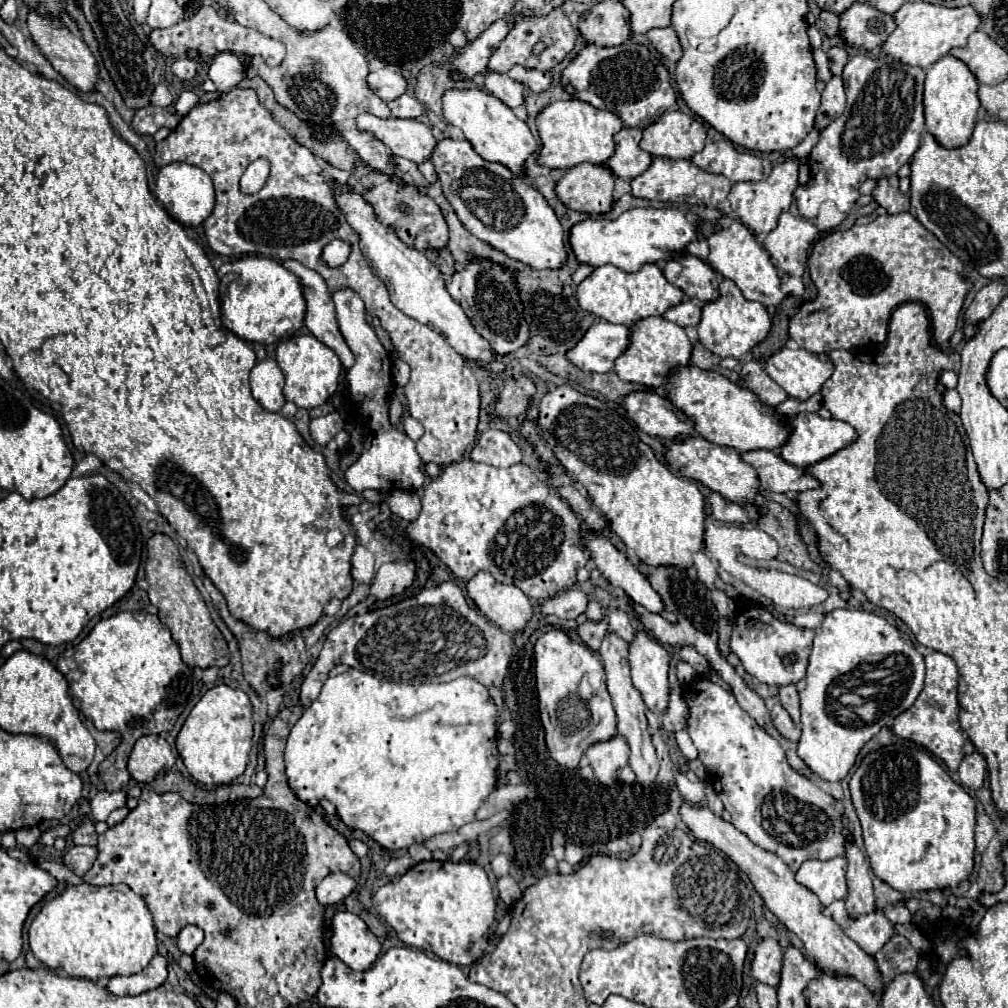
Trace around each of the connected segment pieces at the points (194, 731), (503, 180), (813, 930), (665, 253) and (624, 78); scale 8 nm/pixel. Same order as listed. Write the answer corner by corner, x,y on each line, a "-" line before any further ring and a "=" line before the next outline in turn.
226,684
210,688
188,714
176,736
176,750
188,772
200,784
230,784
244,774
252,746
252,704
242,690
=
438,140
430,162
436,168
444,196
474,236
532,268
544,270
564,264
564,230
544,196
524,178
498,162
484,160
468,140
=
682,800
682,806
678,812
682,816
682,822
690,828
690,832
694,834
696,840
710,842
714,848
722,850
750,878
750,882
754,884
754,890
762,896
766,908
788,930
792,930
800,938
804,950
818,964
818,968
822,968
824,972
834,974
834,976
850,976
854,980
860,980
862,984
866,984
870,988
870,992
874,996
882,996
886,982
882,980
882,974
876,966
874,956
866,954
856,942
852,942
848,936
844,936
842,928
832,918
822,914
818,896
812,894
806,886
798,884
794,880
794,872
776,854
766,852
764,848
756,846
746,834
742,834
738,828
734,828
730,822
716,816
710,808
702,806
702,804
692,804
688,800
=
632,208
616,220
582,220
570,228
568,242
580,264
604,266
614,264
624,272
636,272
642,264
670,260
676,252
696,240
698,218
678,208
=
630,40
612,48
586,44
562,70
562,86
570,96
588,102
594,108
618,114
624,126
630,128
646,128
676,102
666,66
646,46

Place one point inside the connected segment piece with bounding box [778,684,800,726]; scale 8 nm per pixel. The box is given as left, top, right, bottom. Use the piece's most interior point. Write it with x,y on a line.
788,696

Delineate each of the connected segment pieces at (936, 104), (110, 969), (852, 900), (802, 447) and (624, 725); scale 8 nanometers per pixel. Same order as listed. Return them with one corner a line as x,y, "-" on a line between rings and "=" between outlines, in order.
944,56
926,72
924,82
924,124
926,130
936,138
936,142
944,148
960,148
964,146
974,130
980,100
978,100
978,82
962,60
954,56
=
82,882
78,886
68,886
62,894
48,900
44,908
34,916
28,928
28,944
32,954
48,968
88,980
142,972
144,964
148,964
148,960
152,960
152,956
158,952
152,914
144,898
134,894
126,884
92,886
=
846,840
844,848
846,848
844,858
848,860
846,908
852,916
868,914
874,910
874,902
876,902
876,896
872,890
872,878
868,874
870,866
854,840
=
810,412
796,414
788,418
786,424
790,428
790,434
788,434
788,440
780,446
780,456
798,468
806,468
818,460
824,460
832,456
834,452
838,452
840,448
846,448
848,444
852,444
852,440
856,440
856,432
850,424
834,420
834,418
824,420
818,414
810,414
=
608,634
606,640
602,642
600,650
598,650
604,670
606,670
606,686
610,692
610,698
614,702
614,710
618,716
618,734
628,742
630,746
630,768
636,774
636,782
650,786
656,780
658,774
658,760
656,760
656,752
654,746
650,742
650,732
648,732
648,722
646,722
646,704
640,696
640,692
634,688
632,678
630,678
630,664
628,664
628,642
624,642
622,638
618,638
616,634

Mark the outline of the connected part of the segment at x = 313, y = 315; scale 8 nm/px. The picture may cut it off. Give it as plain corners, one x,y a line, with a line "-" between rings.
282,260
282,266
300,278
300,286
302,286
304,300
306,300
304,324
320,342
324,342
326,346
330,346
338,354
344,368
350,368
352,366
352,352
350,352
348,344
344,344
344,338
338,330
332,294
328,292
324,278
318,272
304,268
296,260

